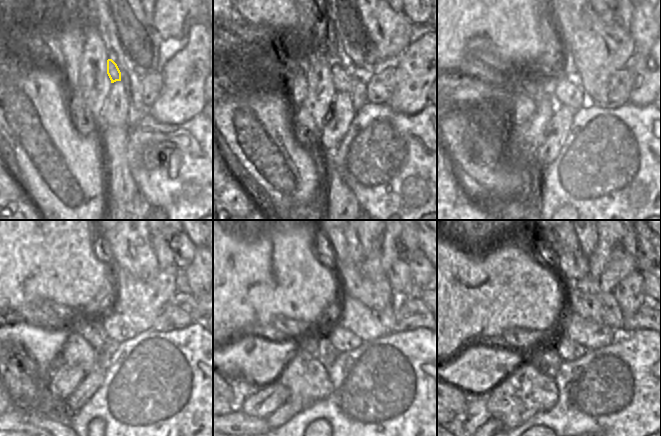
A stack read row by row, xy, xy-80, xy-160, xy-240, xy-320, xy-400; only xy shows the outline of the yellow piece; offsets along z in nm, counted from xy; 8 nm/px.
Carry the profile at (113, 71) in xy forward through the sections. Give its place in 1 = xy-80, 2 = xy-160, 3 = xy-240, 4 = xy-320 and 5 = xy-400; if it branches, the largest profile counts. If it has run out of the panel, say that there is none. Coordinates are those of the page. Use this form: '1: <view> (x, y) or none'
1: xy-80 (343, 81)
2: xy-160 (567, 93)
3: xy-240 (118, 327)
4: xy-320 (342, 339)
5: xy-400 (569, 350)

